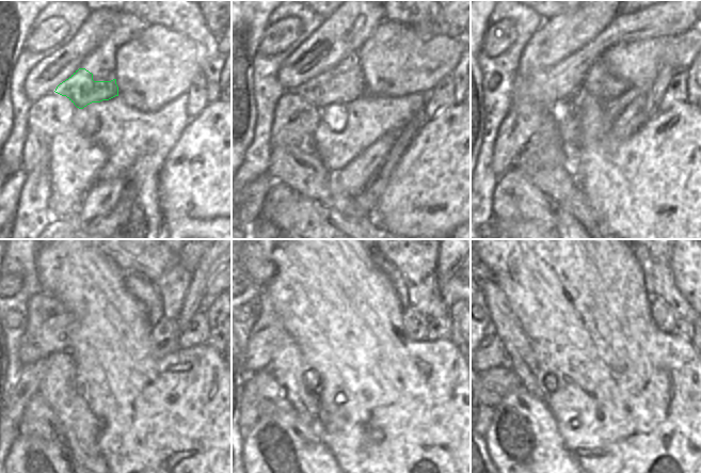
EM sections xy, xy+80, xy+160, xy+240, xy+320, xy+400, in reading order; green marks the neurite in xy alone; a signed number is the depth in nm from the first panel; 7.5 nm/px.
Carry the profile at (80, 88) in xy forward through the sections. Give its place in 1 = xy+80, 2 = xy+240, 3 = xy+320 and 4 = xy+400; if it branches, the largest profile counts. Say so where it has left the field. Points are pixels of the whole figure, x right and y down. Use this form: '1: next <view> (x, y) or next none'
1: next xy+80 (320, 92)
2: next xy+240 (49, 325)
3: next xy+320 (269, 333)
4: next xy+400 (492, 353)

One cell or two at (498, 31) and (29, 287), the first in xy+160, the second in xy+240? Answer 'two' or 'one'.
two

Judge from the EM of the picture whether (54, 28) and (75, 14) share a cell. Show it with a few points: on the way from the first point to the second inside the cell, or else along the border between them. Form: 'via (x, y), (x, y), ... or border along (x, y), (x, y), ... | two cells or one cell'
border along (41, 22), (61, 17), (69, 32) | two cells

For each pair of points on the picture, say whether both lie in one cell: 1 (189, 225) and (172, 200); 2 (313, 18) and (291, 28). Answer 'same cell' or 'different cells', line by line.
1: different cells
2: different cells

